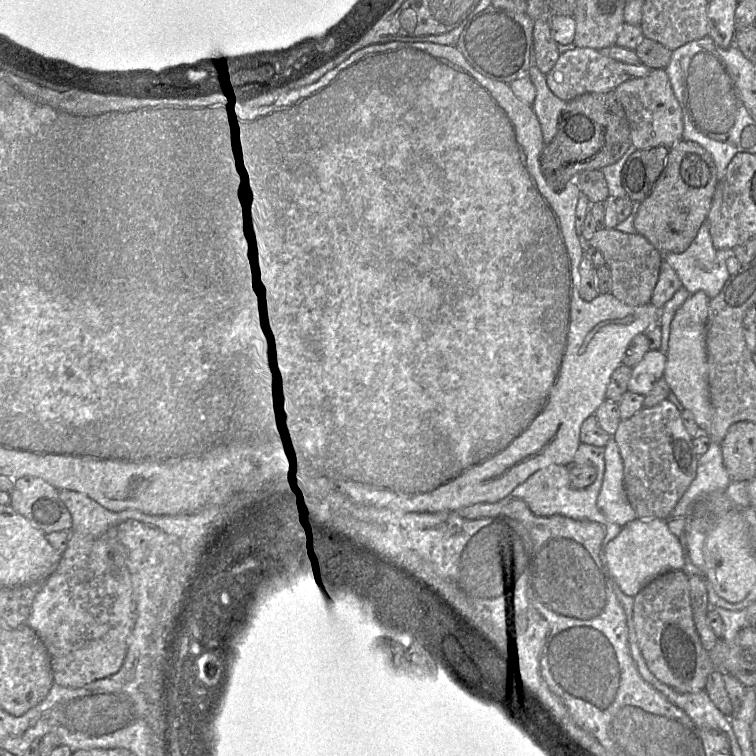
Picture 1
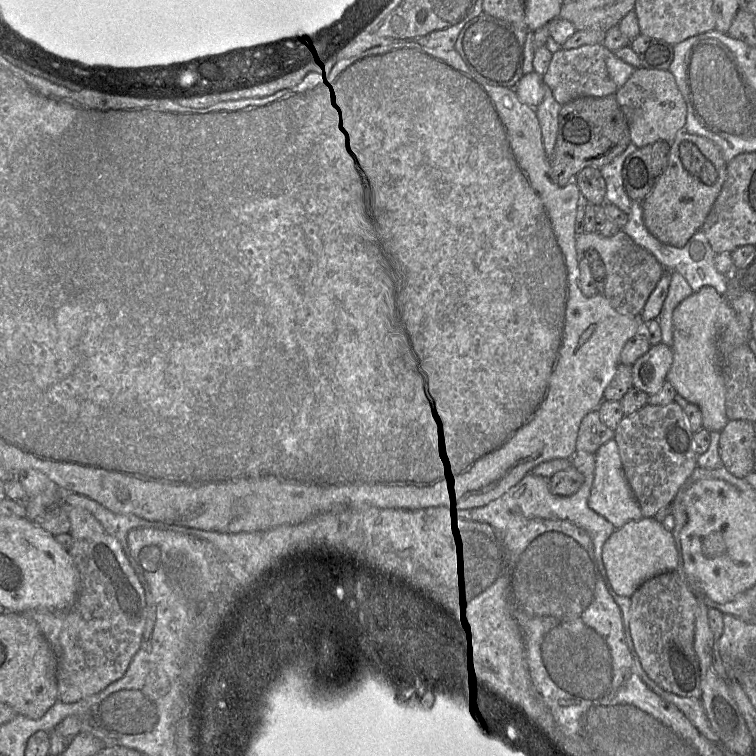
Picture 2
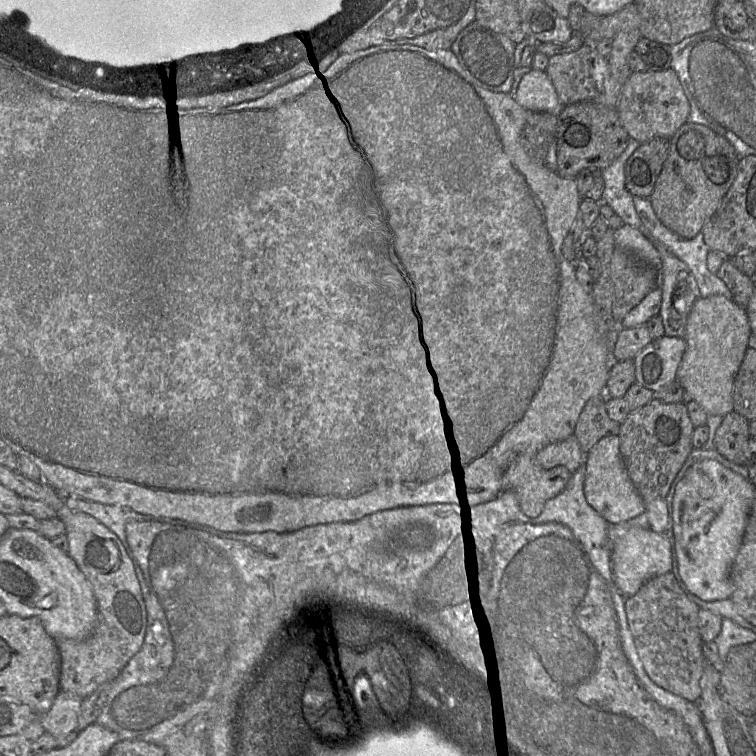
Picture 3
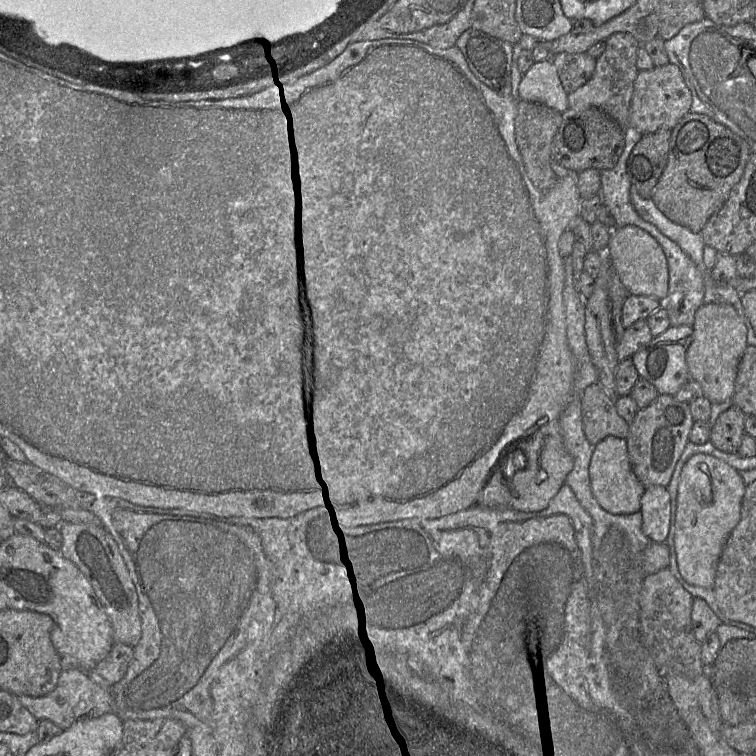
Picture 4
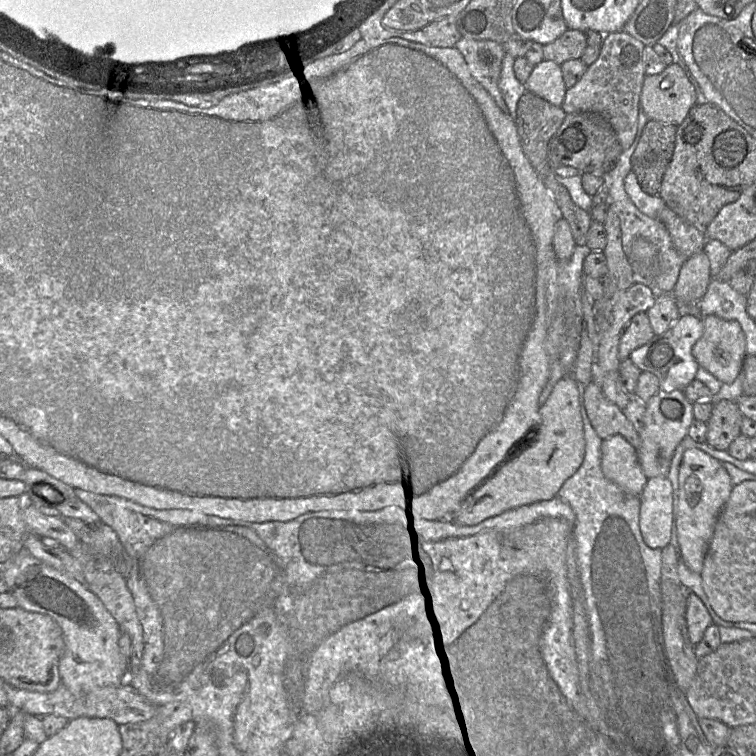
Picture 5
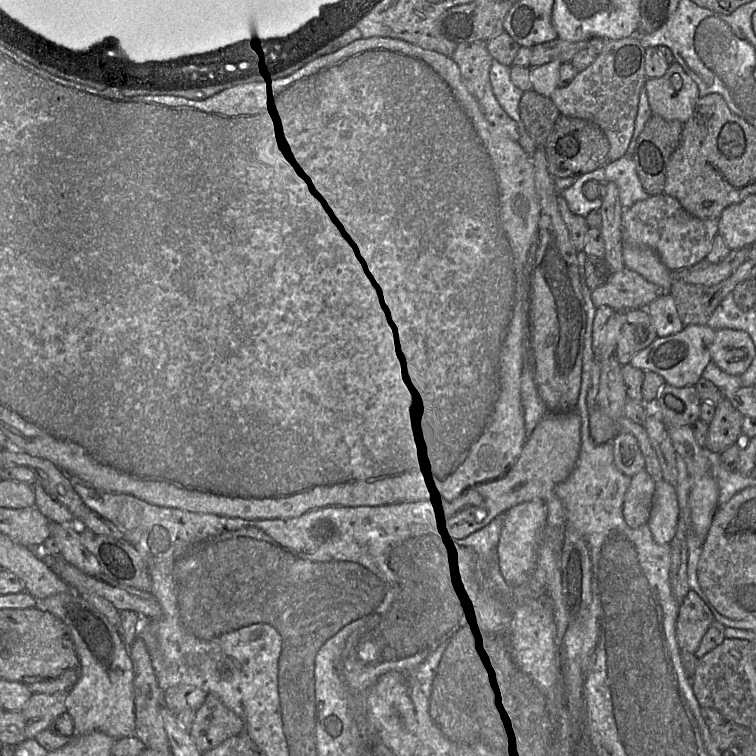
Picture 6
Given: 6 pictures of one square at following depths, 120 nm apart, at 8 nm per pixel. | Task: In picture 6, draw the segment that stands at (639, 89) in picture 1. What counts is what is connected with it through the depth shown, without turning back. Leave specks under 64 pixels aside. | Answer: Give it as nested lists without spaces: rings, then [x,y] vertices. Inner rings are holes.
[[[676,61],[659,78],[647,78],[644,88],[653,114],[685,123],[701,97],[696,82]]]

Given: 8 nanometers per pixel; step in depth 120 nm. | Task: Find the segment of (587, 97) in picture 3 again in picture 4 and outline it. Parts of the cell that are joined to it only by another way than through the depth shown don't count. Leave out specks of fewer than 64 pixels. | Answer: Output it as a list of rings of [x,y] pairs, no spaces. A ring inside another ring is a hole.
[[[558,53],[552,57],[564,90],[570,94],[588,82],[594,74],[597,60],[584,53]]]

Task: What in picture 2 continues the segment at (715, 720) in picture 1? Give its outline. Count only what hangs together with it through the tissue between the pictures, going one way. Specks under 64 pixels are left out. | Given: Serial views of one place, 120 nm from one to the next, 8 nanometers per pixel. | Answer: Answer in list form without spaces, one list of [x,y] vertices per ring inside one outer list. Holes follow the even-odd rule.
[[[633,643],[632,649],[635,656],[631,656],[631,658],[636,669],[636,672],[642,679],[642,681],[652,691],[661,696],[664,700],[675,705],[705,738],[709,739],[710,741],[719,743],[717,735],[711,729],[711,726],[705,713],[705,709],[700,698],[682,697],[662,689],[646,675],[645,671],[642,668],[642,665],[640,663],[639,657],[636,653]]]

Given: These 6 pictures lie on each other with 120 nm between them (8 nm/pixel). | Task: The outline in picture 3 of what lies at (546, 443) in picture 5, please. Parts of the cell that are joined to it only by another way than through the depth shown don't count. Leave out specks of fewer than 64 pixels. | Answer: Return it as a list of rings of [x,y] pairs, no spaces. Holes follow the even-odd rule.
[[[520,455],[505,470],[503,491],[515,492],[521,511],[530,517],[537,517],[546,503],[558,496],[567,486],[572,473],[565,466],[544,469],[537,463],[536,455]]]

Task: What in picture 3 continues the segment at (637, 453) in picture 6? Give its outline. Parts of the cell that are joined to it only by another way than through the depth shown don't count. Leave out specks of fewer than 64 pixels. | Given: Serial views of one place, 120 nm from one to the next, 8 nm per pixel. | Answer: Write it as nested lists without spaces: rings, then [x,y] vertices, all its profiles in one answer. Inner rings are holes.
[[[607,436],[586,455],[584,494],[588,504],[608,524],[625,522],[645,512],[645,503],[630,480],[620,454],[620,437]]]

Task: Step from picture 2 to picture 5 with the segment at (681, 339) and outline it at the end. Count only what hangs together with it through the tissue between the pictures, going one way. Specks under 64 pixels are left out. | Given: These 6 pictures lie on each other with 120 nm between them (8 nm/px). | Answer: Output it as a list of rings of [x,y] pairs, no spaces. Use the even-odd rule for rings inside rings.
[[[715,315],[702,318],[704,332],[694,344],[692,354],[700,368],[707,370],[723,384],[733,383],[740,375],[747,356],[745,333],[737,321],[727,321]]]

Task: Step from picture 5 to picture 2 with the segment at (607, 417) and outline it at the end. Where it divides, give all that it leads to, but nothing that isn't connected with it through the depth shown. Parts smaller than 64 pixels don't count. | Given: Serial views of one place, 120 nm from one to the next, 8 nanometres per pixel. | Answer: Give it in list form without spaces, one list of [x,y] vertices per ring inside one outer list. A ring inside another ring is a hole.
[[[599,410],[591,411],[581,421],[576,451],[595,454],[603,444],[614,438],[614,435],[615,431],[601,421]]]

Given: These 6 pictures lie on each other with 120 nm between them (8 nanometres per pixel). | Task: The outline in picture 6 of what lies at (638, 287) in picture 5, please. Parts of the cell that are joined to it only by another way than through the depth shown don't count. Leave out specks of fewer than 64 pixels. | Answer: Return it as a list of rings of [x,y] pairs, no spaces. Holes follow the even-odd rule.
[[[609,306],[597,308],[593,323],[593,353],[599,363],[615,356],[620,329],[626,320],[626,311]]]

